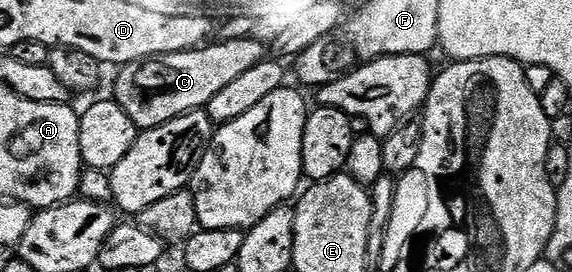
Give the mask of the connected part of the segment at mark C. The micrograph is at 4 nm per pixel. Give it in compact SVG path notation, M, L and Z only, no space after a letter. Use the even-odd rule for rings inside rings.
M248 38L244 40L222 40L206 43L200 48L192 48L186 52L176 52L175 54L159 54L158 56L148 56L142 60L136 60L130 64L120 65L116 69L117 81L113 84L112 99L135 122L138 130L163 126L163 122L171 122L188 112L196 112L204 109L219 94L219 90L225 89L230 82L235 82L235 78L240 78L251 66L255 66L259 61L266 59L267 48L264 43Z

